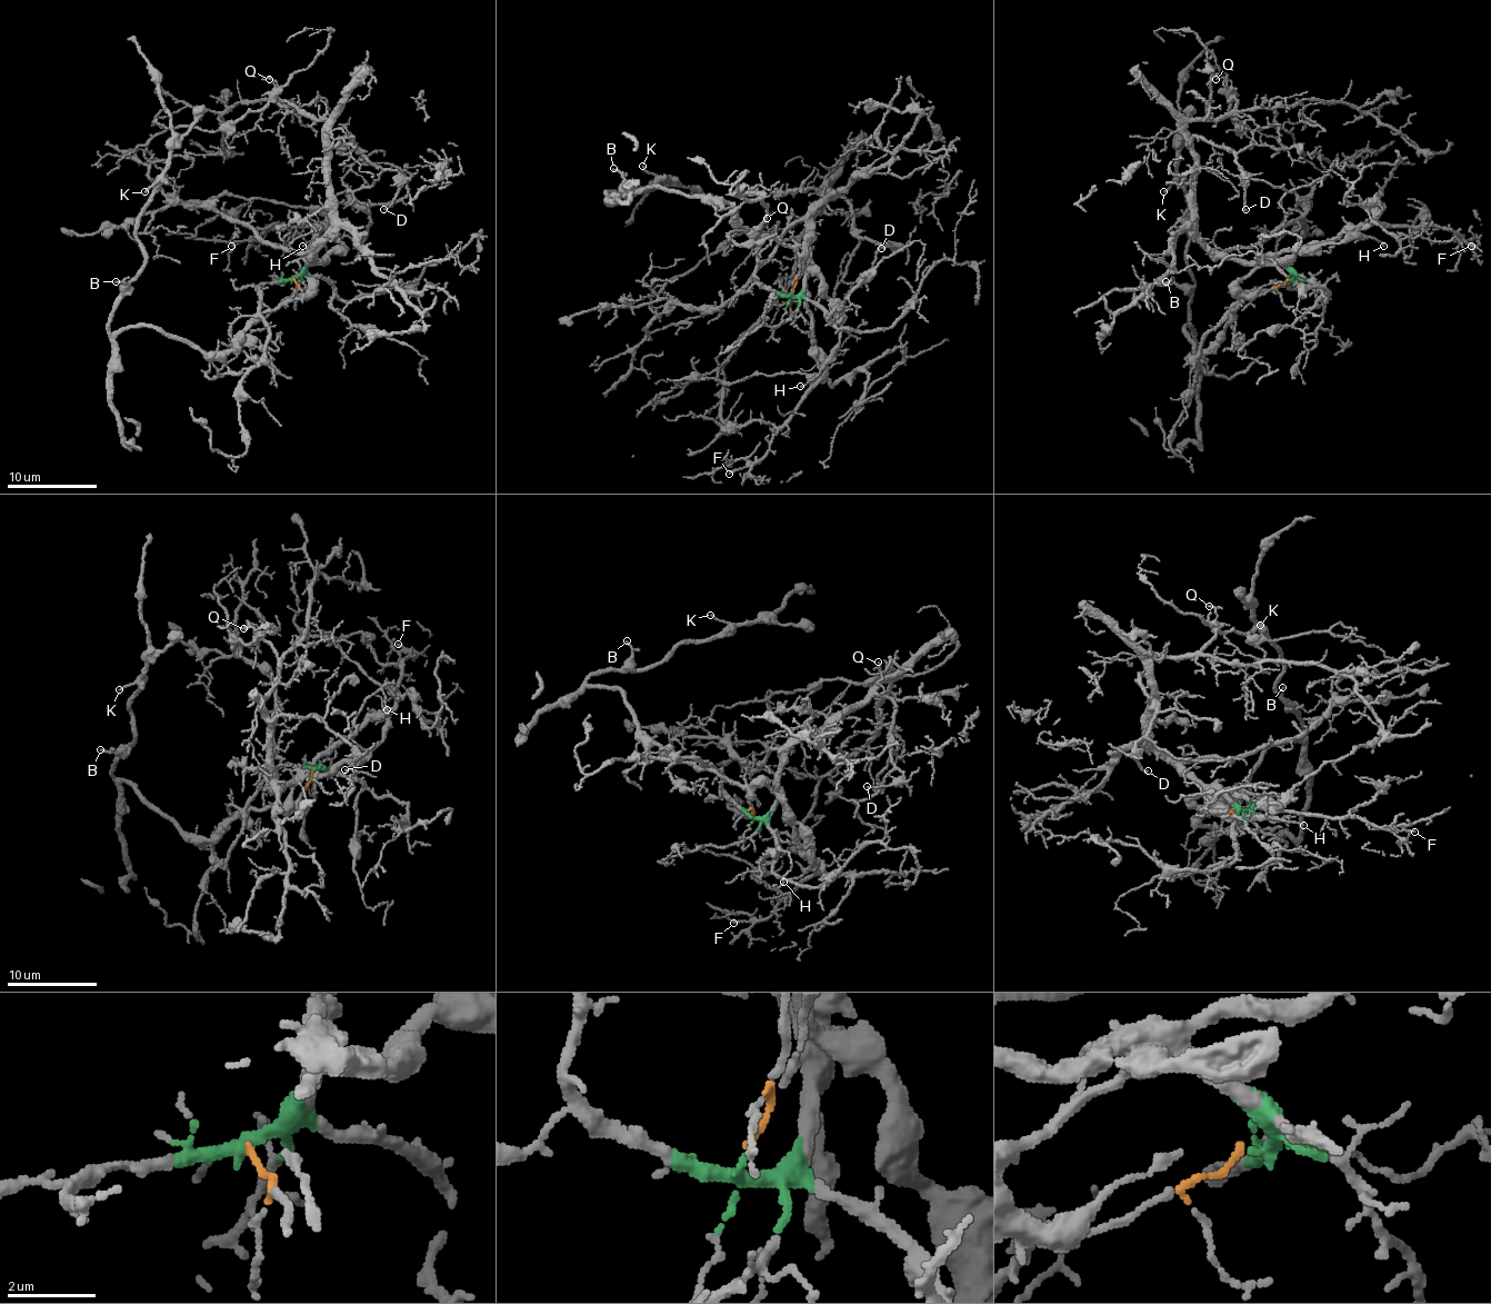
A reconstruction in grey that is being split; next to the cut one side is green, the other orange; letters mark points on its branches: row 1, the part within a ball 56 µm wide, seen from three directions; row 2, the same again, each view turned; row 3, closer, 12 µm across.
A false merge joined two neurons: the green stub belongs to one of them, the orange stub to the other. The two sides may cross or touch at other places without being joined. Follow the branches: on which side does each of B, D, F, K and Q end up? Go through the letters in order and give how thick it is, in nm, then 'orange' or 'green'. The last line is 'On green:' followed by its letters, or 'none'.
B: 160 nm | orange
D: 120 nm | green
F: 140 nm | green
K: 130 nm | orange
Q: 70 nm | green
On green: D, F, Q

